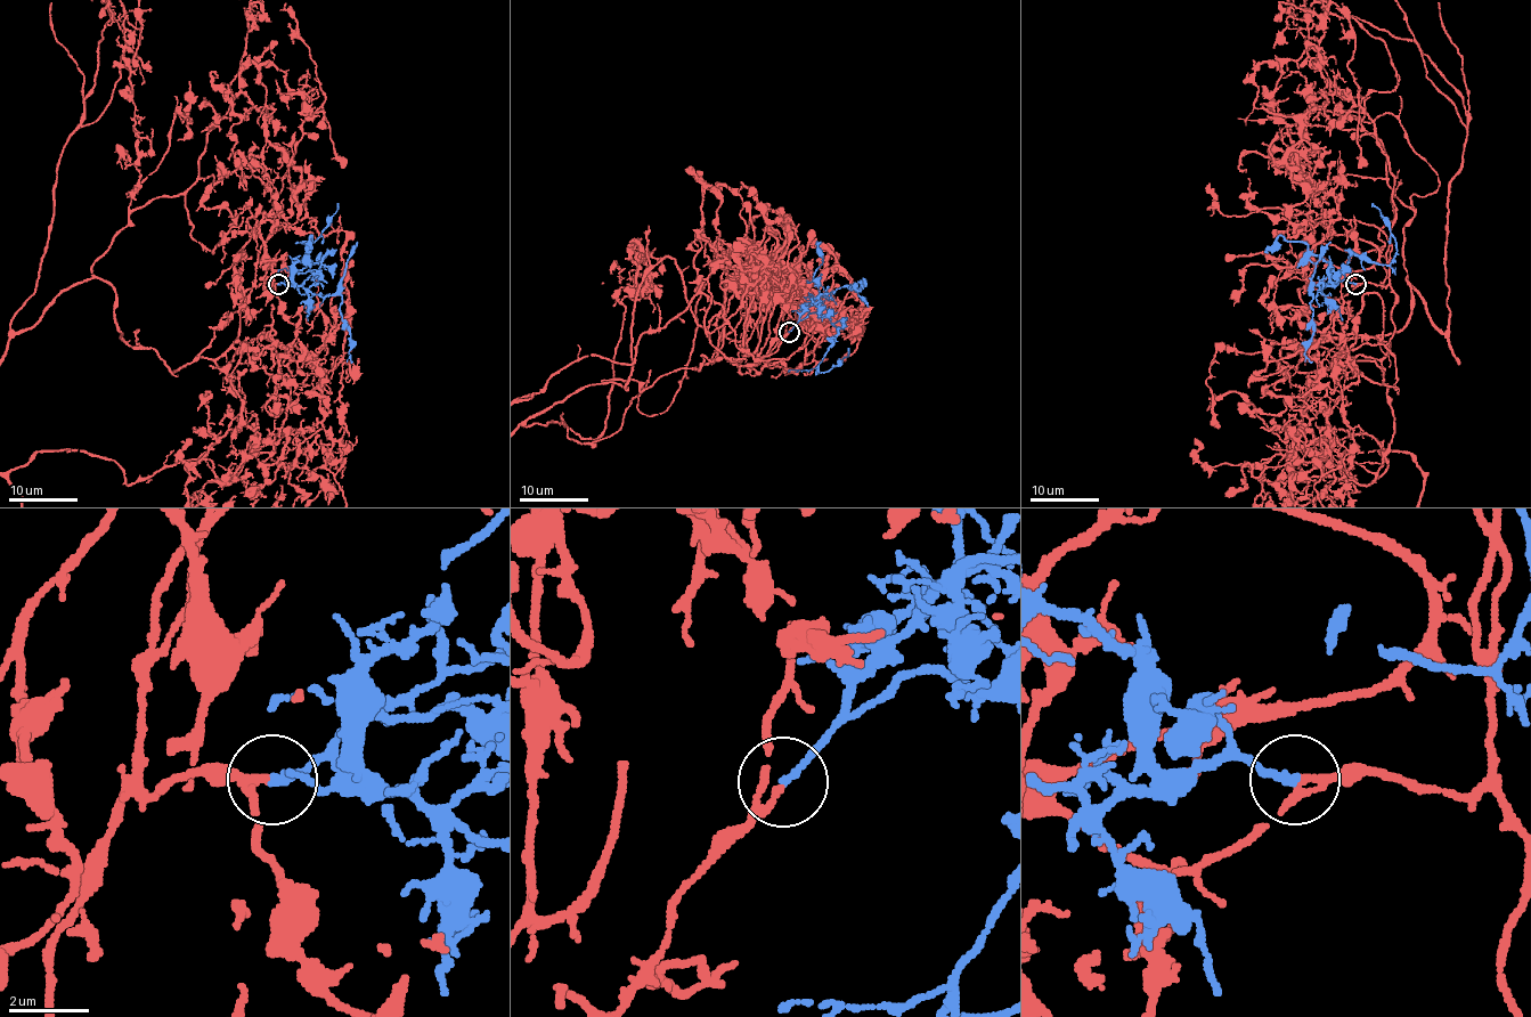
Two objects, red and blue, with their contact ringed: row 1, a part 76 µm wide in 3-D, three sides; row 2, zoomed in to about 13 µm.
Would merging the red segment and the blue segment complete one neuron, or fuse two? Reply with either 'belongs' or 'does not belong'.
belongs

